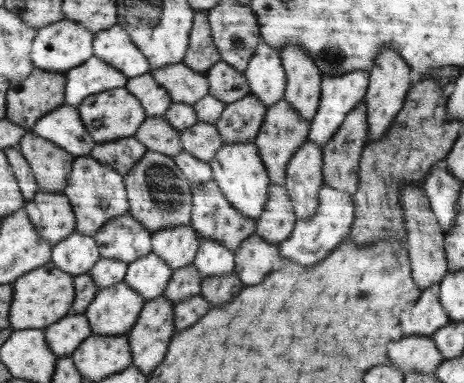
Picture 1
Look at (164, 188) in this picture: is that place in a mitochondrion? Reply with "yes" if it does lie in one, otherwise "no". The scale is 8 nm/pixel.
yes

